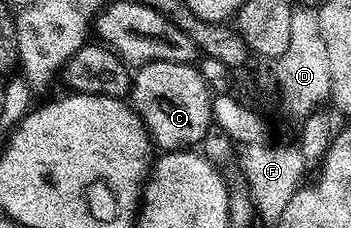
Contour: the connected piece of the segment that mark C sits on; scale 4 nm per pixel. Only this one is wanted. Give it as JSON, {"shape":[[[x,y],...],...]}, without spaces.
{"shape":[[[155,61],[136,68],[131,79],[131,106],[162,152],[193,149],[202,142],[214,124],[213,98],[200,70],[187,63]]]}

